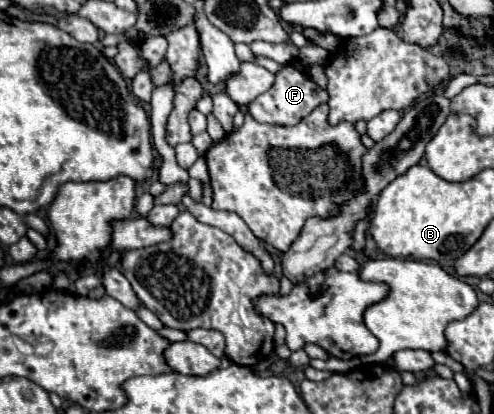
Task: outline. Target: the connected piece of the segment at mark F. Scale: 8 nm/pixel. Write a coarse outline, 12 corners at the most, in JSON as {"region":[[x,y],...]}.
{"region":[[294,63],[248,105],[270,125],[296,125],[328,95]]}

